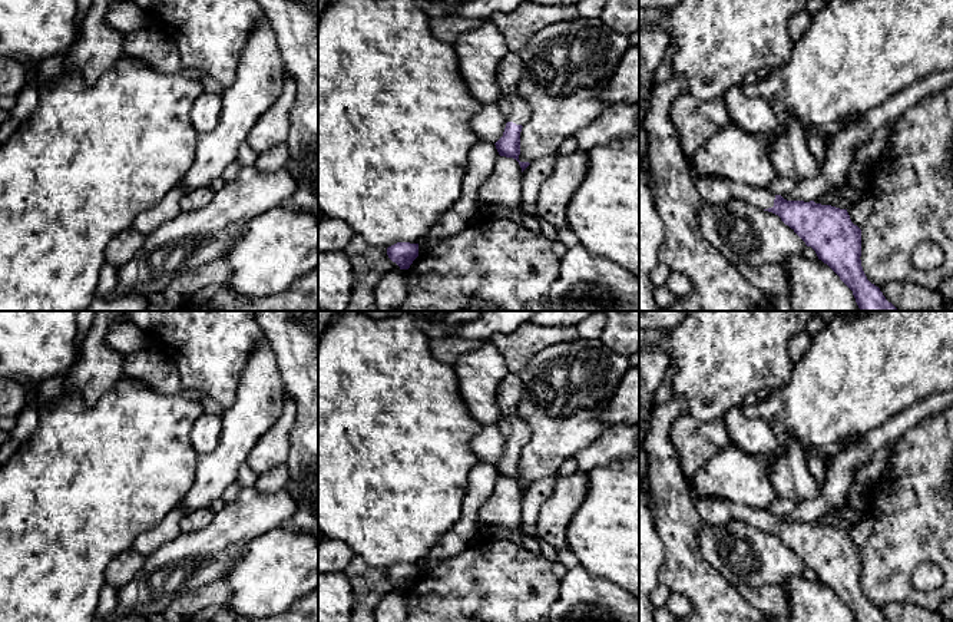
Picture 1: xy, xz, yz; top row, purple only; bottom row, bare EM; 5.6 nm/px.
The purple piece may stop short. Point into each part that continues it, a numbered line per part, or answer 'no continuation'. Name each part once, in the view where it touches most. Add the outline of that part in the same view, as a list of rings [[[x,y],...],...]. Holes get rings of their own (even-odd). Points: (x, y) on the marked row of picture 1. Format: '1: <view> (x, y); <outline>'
1: yz (715, 191); [[[701,176],[695,183],[701,201],[714,206],[727,205],[731,199],[742,199],[761,209],[774,206],[775,195],[767,188],[754,188],[718,176]]]

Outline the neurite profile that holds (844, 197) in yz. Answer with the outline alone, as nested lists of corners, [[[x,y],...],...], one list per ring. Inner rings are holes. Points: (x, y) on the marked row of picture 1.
[[[843,185],[835,193],[825,192],[821,198],[815,199],[815,204],[831,205],[840,209],[848,209],[860,199],[858,191]]]

